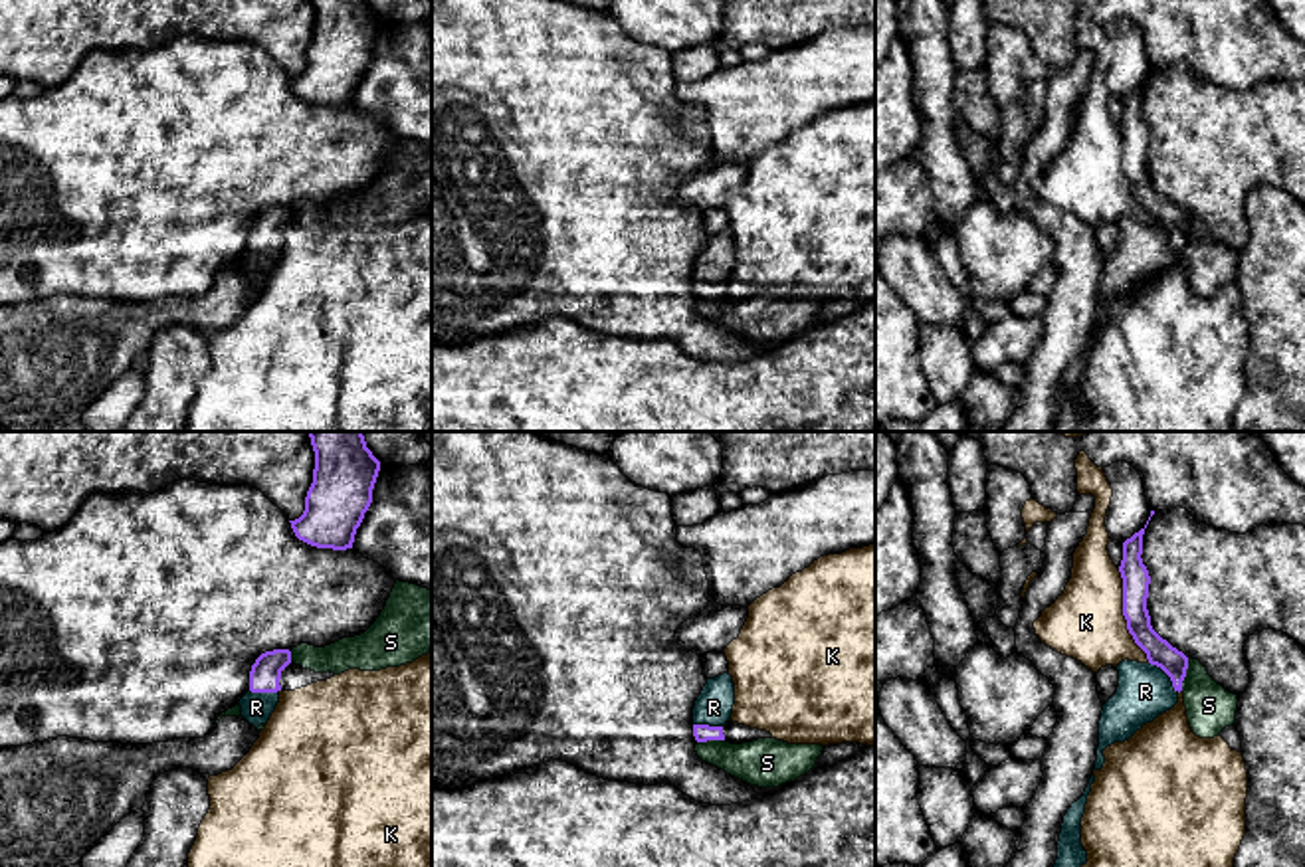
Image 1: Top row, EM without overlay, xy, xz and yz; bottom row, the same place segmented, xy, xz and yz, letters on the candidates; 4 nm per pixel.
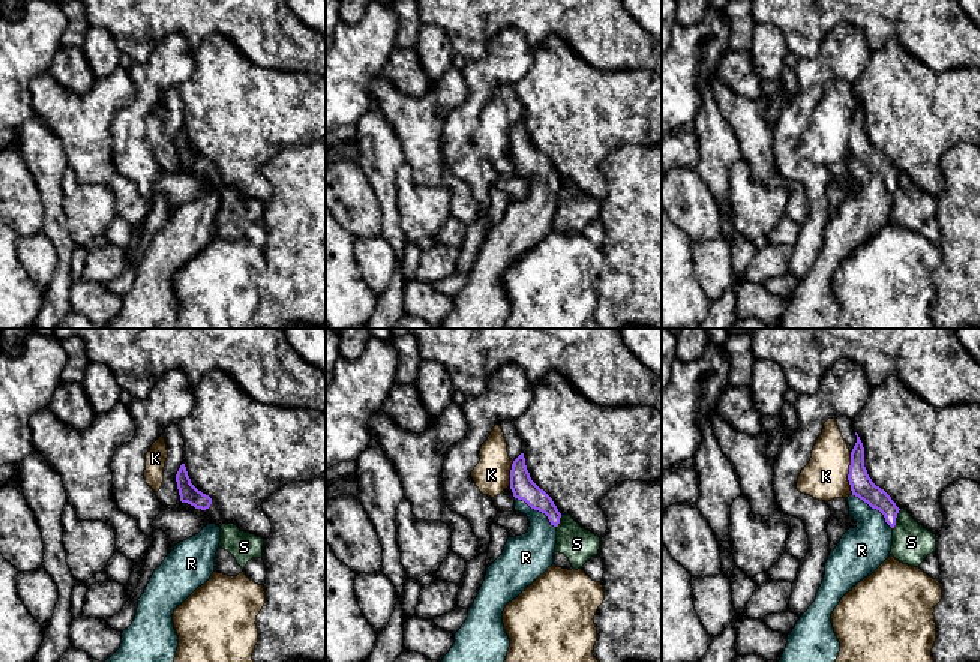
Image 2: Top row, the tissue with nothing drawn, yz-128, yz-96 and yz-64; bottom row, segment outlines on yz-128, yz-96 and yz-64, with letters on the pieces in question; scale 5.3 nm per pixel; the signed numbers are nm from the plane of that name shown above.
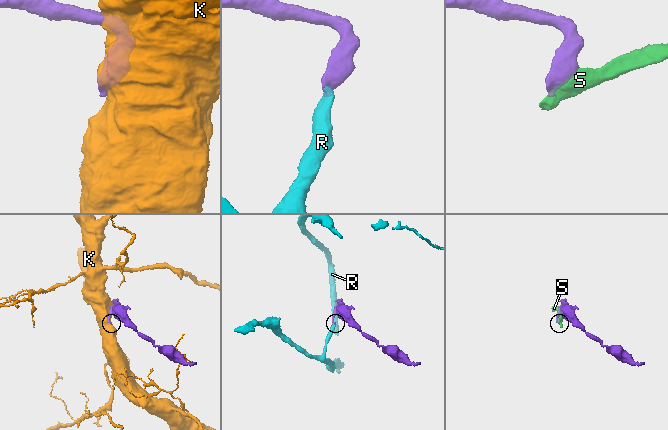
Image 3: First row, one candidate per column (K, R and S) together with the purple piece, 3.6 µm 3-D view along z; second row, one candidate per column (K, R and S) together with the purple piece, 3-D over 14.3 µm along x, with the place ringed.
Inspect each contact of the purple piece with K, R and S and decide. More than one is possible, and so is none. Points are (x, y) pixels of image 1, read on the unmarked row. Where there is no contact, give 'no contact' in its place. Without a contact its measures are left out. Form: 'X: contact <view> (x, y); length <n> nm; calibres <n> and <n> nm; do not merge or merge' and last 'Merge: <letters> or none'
K: contact yz (1123, 171); length 400 nm; calibres 110 and 300 nm; do not merge
R: contact yz (1167, 230); length 180 nm; calibres 110 and 220 nm; merge
S: contact yz (1185, 230); length 140 nm; calibres 110 and 190 nm; do not merge
Merge: R

